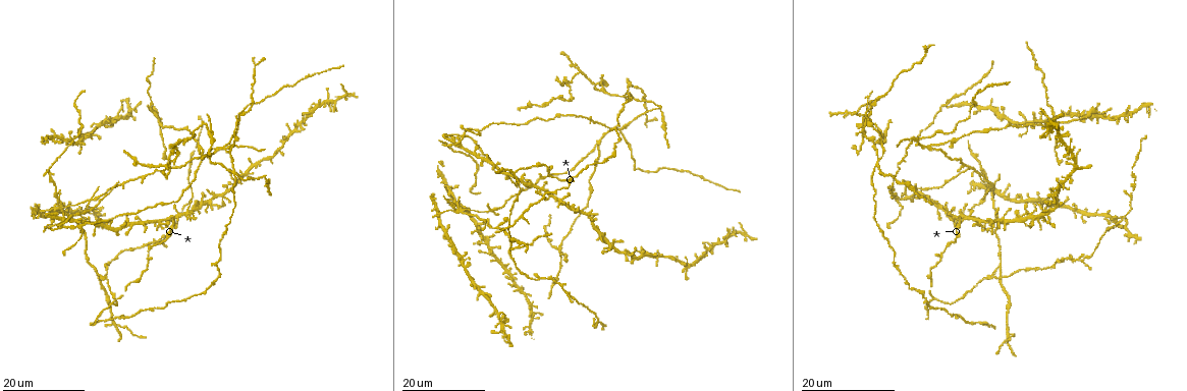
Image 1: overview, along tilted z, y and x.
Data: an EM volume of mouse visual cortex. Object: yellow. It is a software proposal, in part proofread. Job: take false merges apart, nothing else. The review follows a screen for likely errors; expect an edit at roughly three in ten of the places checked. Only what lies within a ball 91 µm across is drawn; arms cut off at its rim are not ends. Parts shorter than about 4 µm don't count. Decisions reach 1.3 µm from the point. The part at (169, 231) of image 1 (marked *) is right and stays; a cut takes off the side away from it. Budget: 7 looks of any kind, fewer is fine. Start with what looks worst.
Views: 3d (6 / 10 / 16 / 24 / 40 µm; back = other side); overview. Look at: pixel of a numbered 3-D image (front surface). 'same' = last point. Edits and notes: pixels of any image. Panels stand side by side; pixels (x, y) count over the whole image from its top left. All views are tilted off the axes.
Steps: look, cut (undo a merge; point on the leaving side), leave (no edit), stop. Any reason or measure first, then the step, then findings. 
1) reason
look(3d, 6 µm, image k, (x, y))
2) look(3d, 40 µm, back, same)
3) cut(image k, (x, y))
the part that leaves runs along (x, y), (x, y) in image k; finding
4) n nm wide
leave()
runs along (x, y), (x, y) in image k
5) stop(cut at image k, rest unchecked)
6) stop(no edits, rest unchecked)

four-way junction
look(3d, 16 µm, image 1, (879, 161))

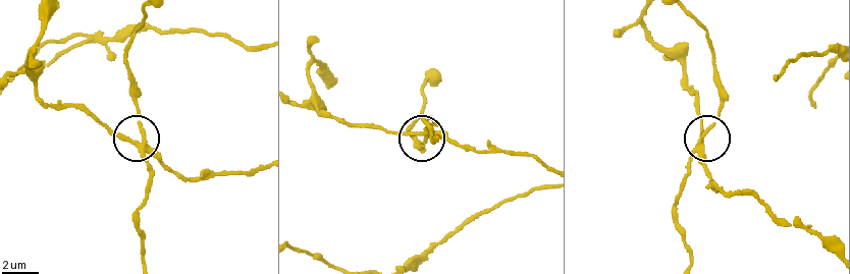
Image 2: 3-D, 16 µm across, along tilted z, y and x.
look(3d, 10 µm, image 2, (424, 132))

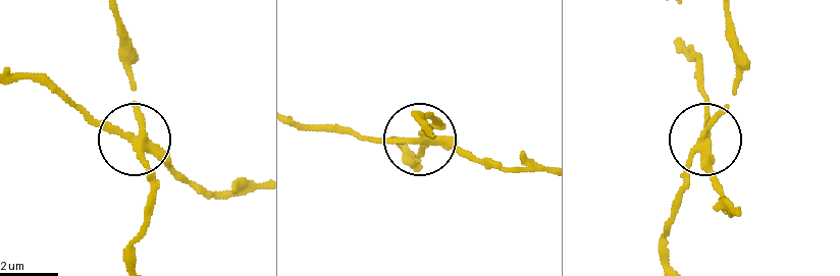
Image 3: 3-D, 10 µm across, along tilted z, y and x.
cut(image 3, (106, 122))
the part that leaves runs along (143, 147), (101, 129), (36, 80), (13, 76) in image 3; two neurons meet here

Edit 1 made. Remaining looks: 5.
see it whole again
look(overview)

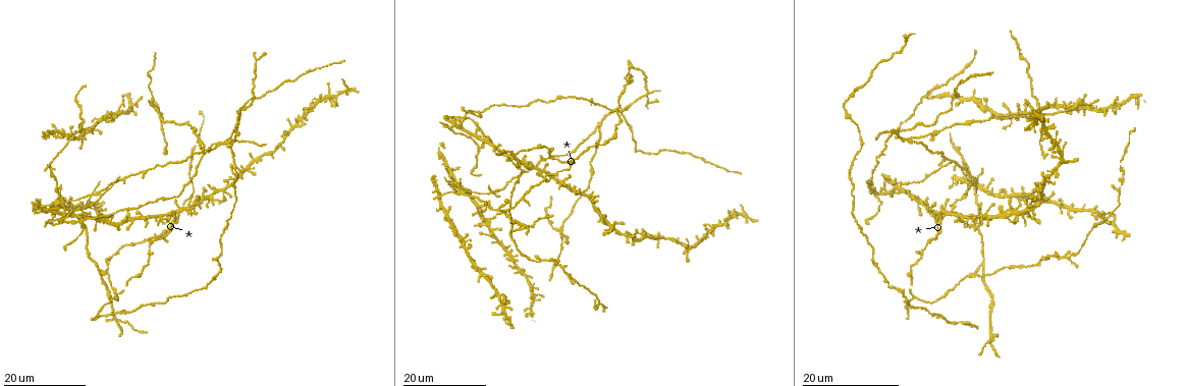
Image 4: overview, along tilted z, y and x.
look(3d, 24 µm, image 4, (622, 112))

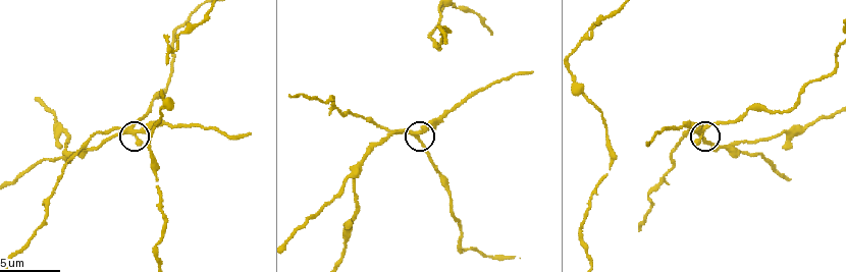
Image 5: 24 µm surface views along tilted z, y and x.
zoom in
look(3d, 10 µm, image 5, (130, 130))

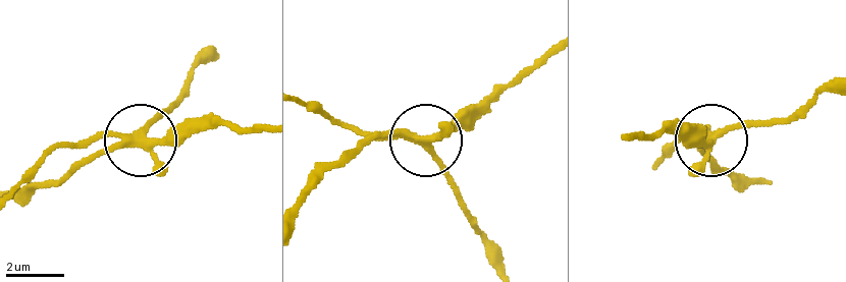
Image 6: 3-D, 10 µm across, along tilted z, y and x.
4 arms
cut(image 6, (174, 143))
the part that leaves runs along (422, 134), (367, 140), (303, 204) in image 6; a second neuron is stuck on

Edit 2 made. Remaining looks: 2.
looks like a crossing
look(3d, 24 µm, image 4, (463, 127))

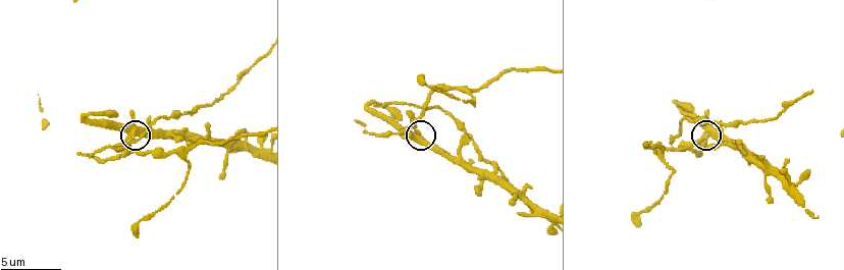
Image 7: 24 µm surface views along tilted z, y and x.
look(3d, 10 µm, image 7, (417, 132))

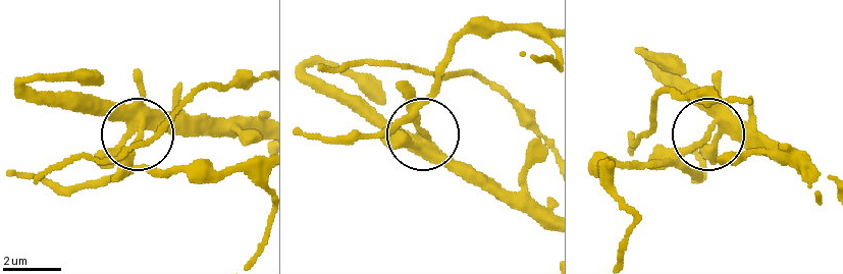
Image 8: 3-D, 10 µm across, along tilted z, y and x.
5 arms
leave()
all the same neuron

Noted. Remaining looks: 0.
stop(cut at image 3, cut at image 6, rest unchecked)

